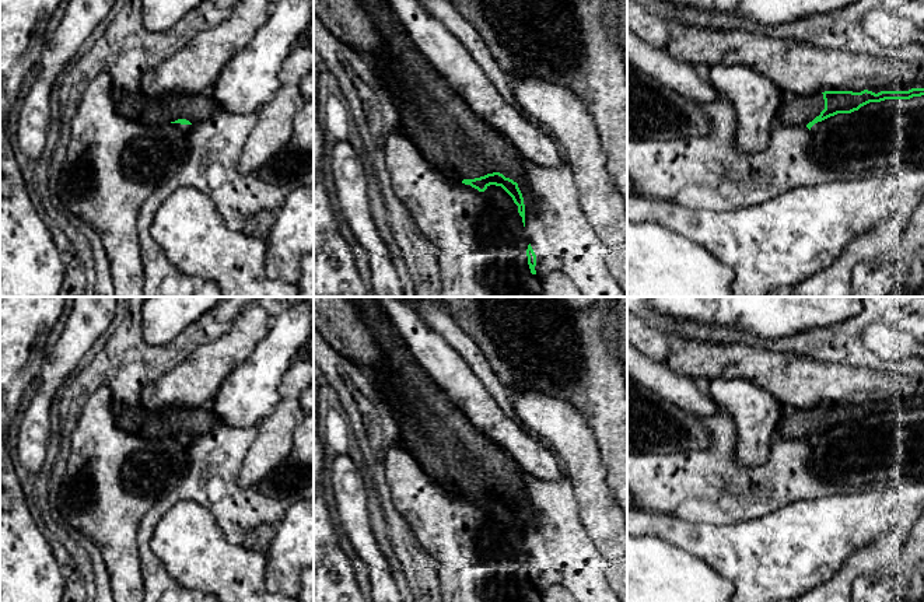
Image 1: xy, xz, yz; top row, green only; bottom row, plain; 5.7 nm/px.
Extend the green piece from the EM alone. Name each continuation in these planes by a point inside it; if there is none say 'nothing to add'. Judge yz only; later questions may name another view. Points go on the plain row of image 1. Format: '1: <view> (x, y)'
1: yz (794, 423)

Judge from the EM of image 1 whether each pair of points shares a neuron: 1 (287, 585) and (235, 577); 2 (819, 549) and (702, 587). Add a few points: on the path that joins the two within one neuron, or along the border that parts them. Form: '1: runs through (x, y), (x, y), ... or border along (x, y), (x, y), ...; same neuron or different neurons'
1: border along (263, 555), (266, 587); different neurons
2: border along (700, 557), (734, 587); different neurons

